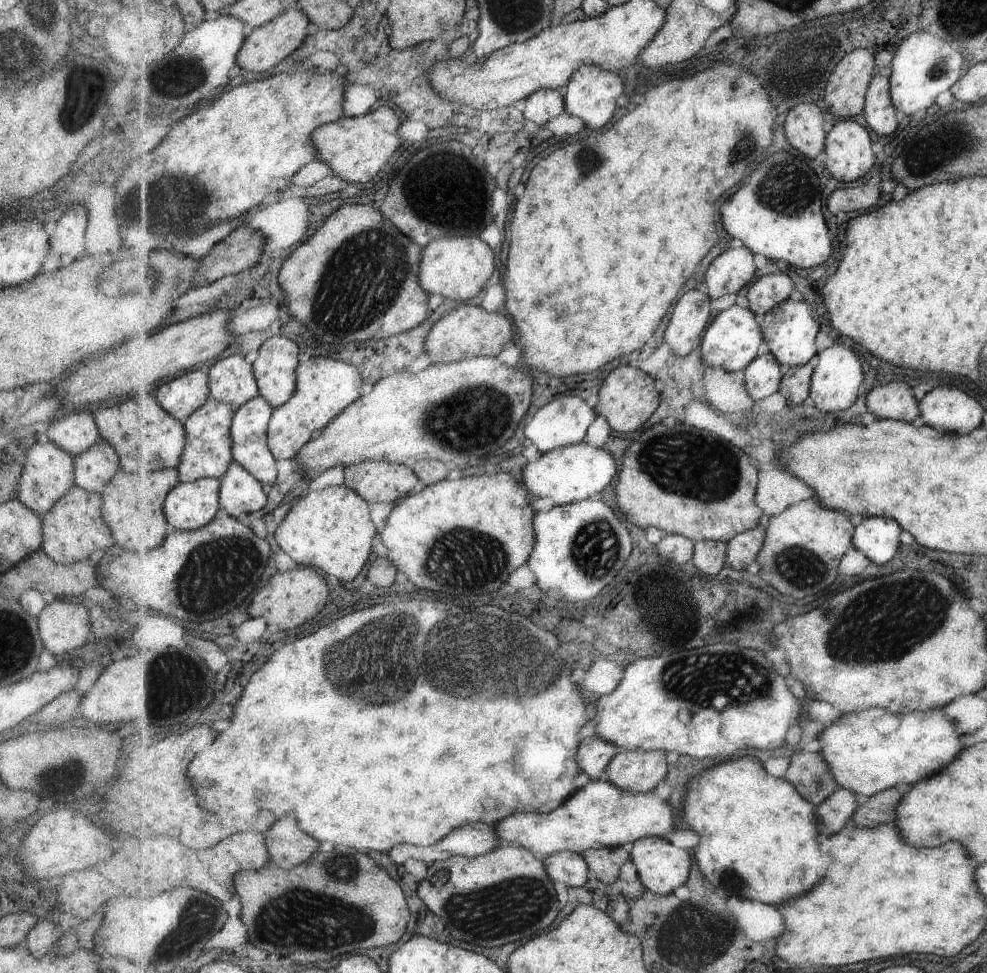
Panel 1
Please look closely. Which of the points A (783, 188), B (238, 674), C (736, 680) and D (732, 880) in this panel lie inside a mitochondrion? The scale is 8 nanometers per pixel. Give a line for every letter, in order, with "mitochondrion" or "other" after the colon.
A: mitochondrion
B: other
C: mitochondrion
D: mitochondrion

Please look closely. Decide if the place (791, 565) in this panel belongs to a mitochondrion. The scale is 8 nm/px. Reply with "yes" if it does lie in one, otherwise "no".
yes

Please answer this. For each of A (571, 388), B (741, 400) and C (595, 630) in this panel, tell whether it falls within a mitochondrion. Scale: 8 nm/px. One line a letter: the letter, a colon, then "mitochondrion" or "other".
A: other
B: other
C: other

